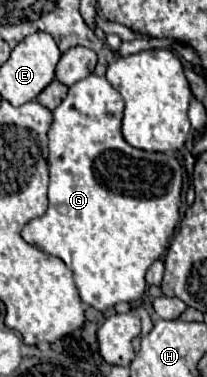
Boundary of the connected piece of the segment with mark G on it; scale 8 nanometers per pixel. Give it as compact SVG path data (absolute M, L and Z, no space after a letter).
M98 75L74 83L66 99L54 109L54 121L48 131L48 209L46 215L24 225L26 243L60 257L74 273L76 287L86 305L104 311L120 301L136 301L142 297L148 267L166 251L170 237L180 221L180 195L184 169L174 153L148 153L134 149L122 137L124 111L122 95Z

